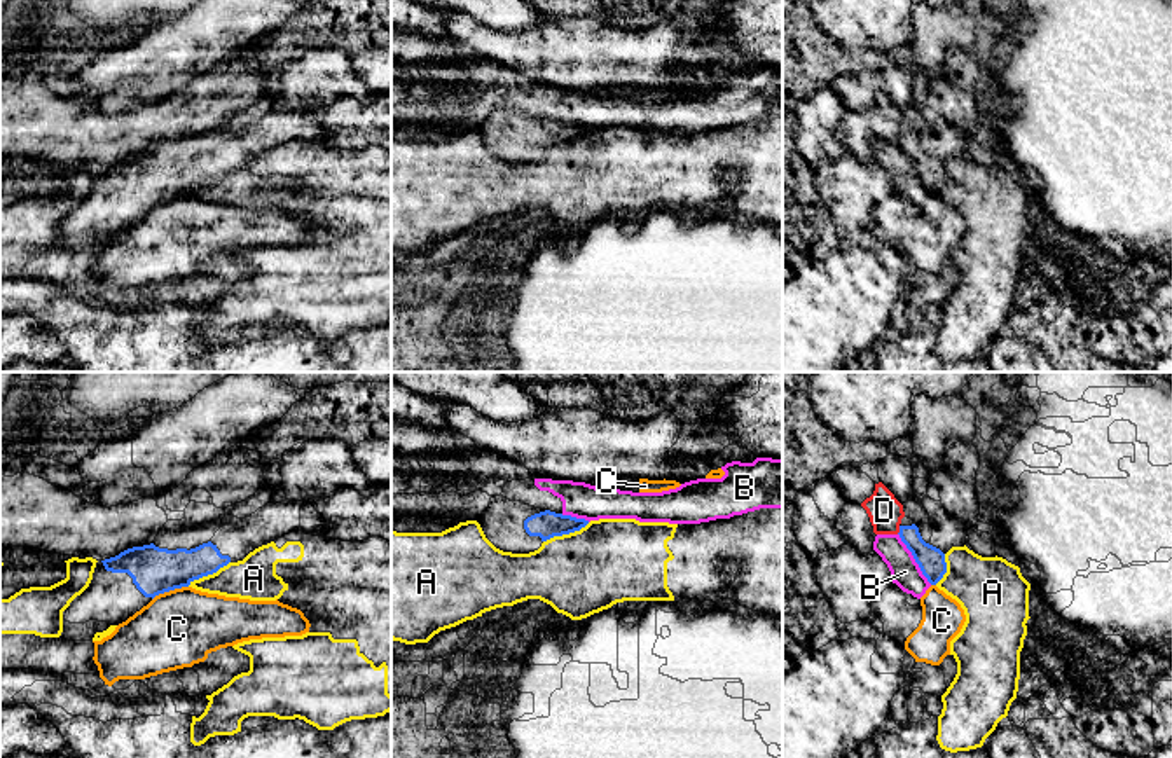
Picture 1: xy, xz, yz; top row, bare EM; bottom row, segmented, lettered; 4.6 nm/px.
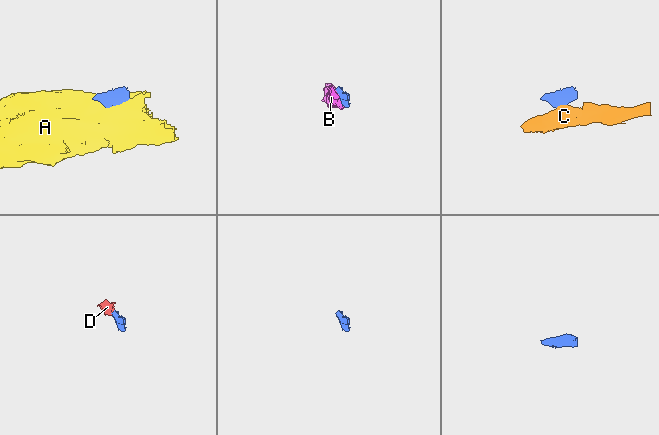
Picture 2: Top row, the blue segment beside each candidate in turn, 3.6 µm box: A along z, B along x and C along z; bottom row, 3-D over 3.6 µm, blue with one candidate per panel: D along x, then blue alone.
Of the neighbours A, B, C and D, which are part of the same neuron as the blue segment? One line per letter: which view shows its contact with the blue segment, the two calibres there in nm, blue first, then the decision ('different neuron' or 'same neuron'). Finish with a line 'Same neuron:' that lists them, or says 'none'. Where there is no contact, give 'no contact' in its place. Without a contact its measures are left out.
A: contact in xz; calibres 130 and 400 nm; different neuron
B: contact in yz; calibres 130 and 140 nm; different neuron
C: contact in xy; calibres 220 and 360 nm; different neuron
D: contact in yz; calibres 130 and 160 nm; different neuron
Same neuron: none

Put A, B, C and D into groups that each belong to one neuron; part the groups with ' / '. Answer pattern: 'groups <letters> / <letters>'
groups A / B / C / D

